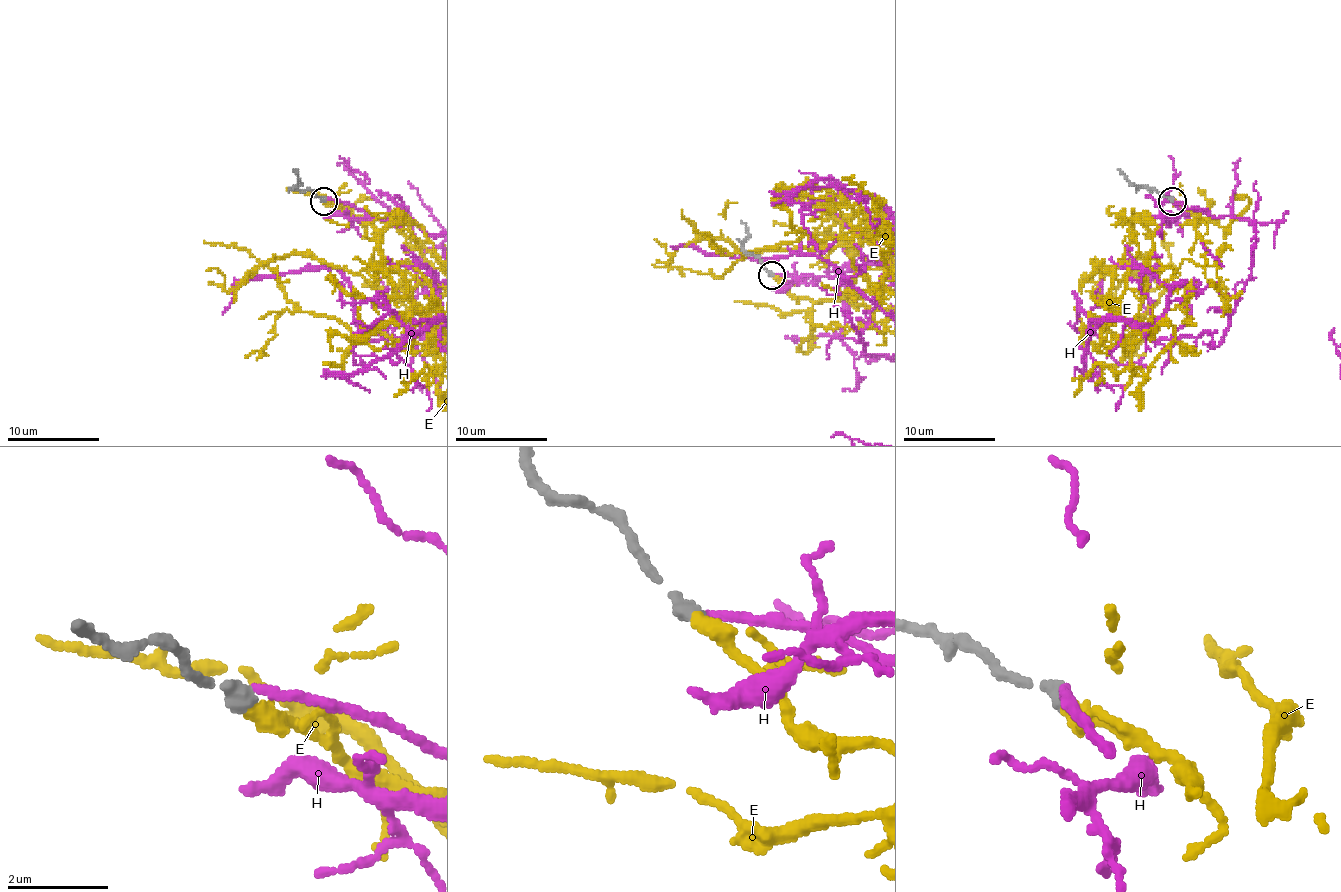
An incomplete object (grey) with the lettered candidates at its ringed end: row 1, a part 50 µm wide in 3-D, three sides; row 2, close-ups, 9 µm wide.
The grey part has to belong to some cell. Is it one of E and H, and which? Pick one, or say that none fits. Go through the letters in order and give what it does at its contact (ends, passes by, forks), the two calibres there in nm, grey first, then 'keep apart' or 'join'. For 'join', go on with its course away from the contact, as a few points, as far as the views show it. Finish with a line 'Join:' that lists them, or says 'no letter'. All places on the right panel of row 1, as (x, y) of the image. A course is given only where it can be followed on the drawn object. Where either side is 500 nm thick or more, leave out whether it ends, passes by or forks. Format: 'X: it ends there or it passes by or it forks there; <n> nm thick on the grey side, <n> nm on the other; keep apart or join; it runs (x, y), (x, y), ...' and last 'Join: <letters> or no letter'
E: it ends there; 320 nm thick on the grey side, 360 nm on the other; join
H: it ends there; 320 nm thick on the grey side, 170 nm on the other; keep apart
Join: E

